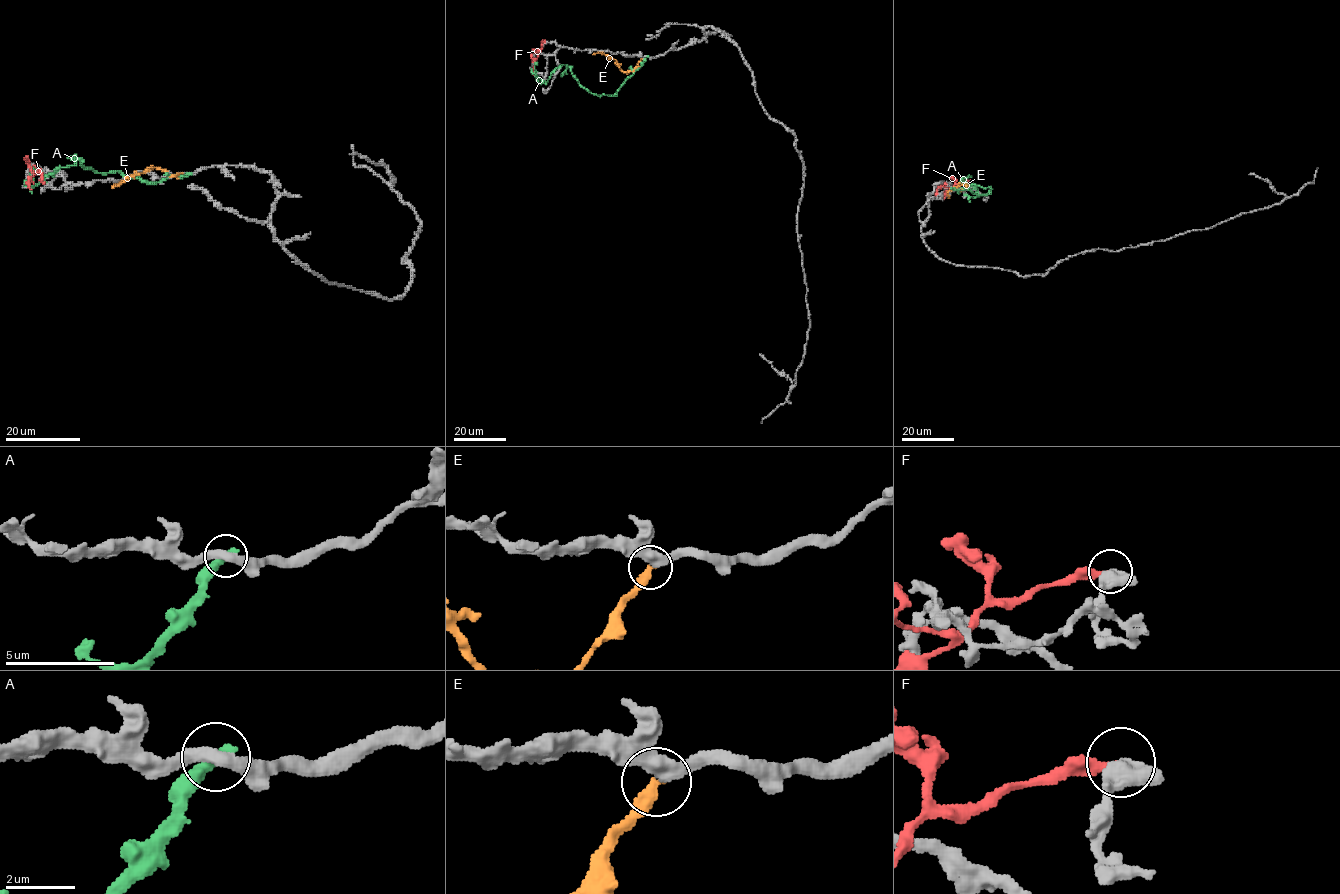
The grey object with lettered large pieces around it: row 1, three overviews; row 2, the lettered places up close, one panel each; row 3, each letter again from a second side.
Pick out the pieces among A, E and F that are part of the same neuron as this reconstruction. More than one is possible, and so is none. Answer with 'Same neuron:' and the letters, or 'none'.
Same neuron: none

